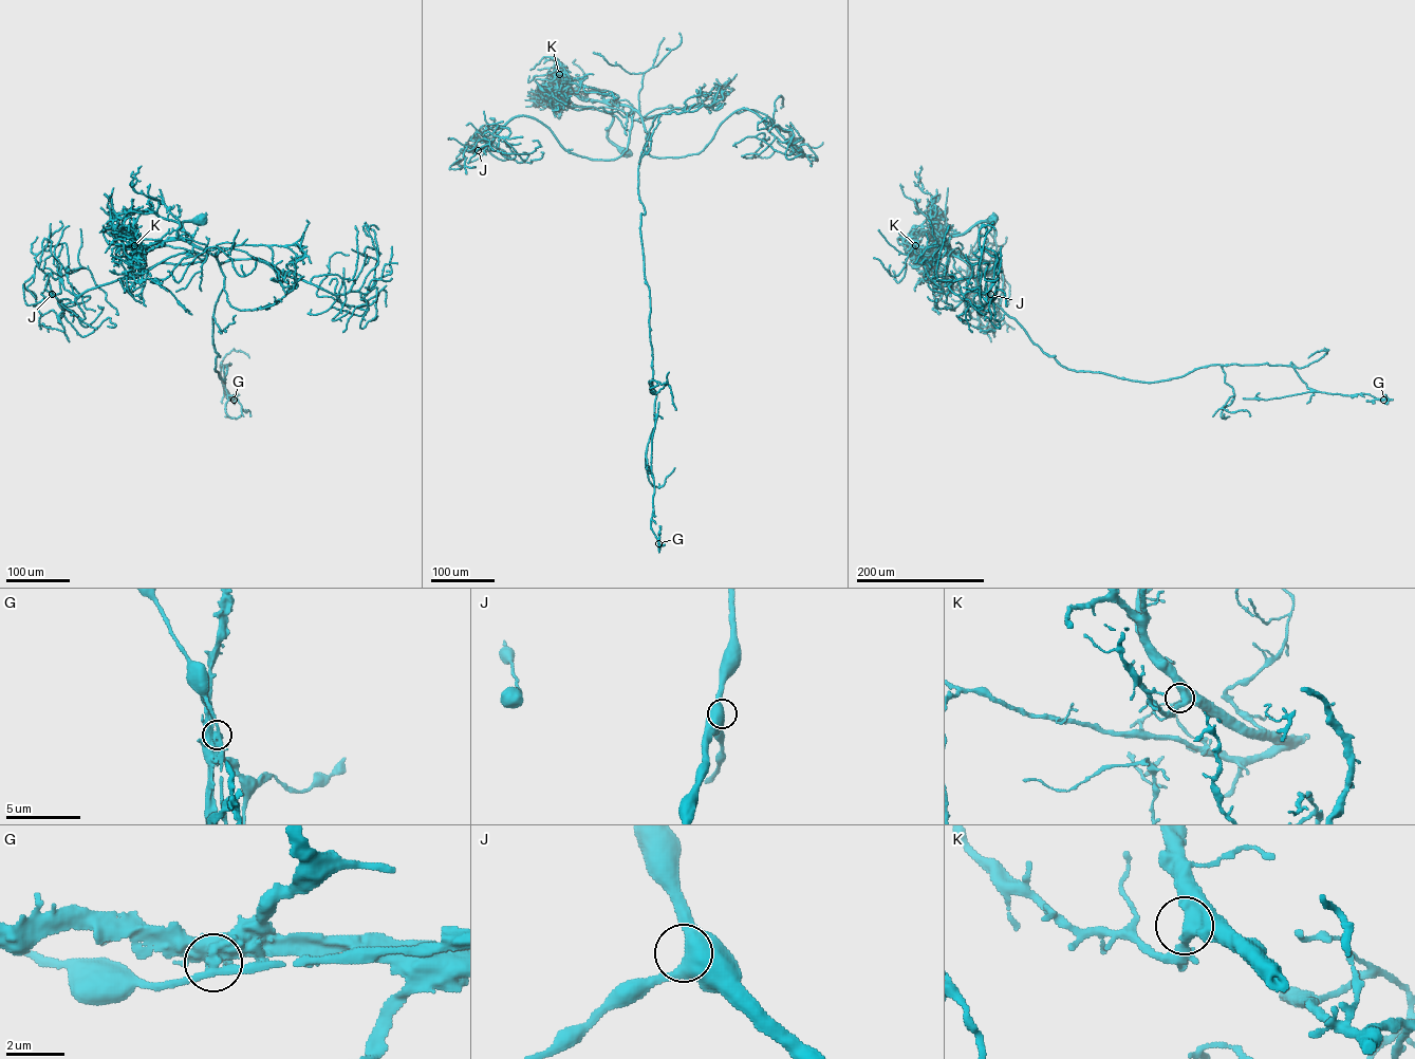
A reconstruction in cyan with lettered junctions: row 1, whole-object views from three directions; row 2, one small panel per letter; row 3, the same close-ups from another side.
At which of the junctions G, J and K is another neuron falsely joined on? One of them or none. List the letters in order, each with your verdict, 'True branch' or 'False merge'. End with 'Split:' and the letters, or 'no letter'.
G: False merge
J: True branch
K: True branch
Split: G

